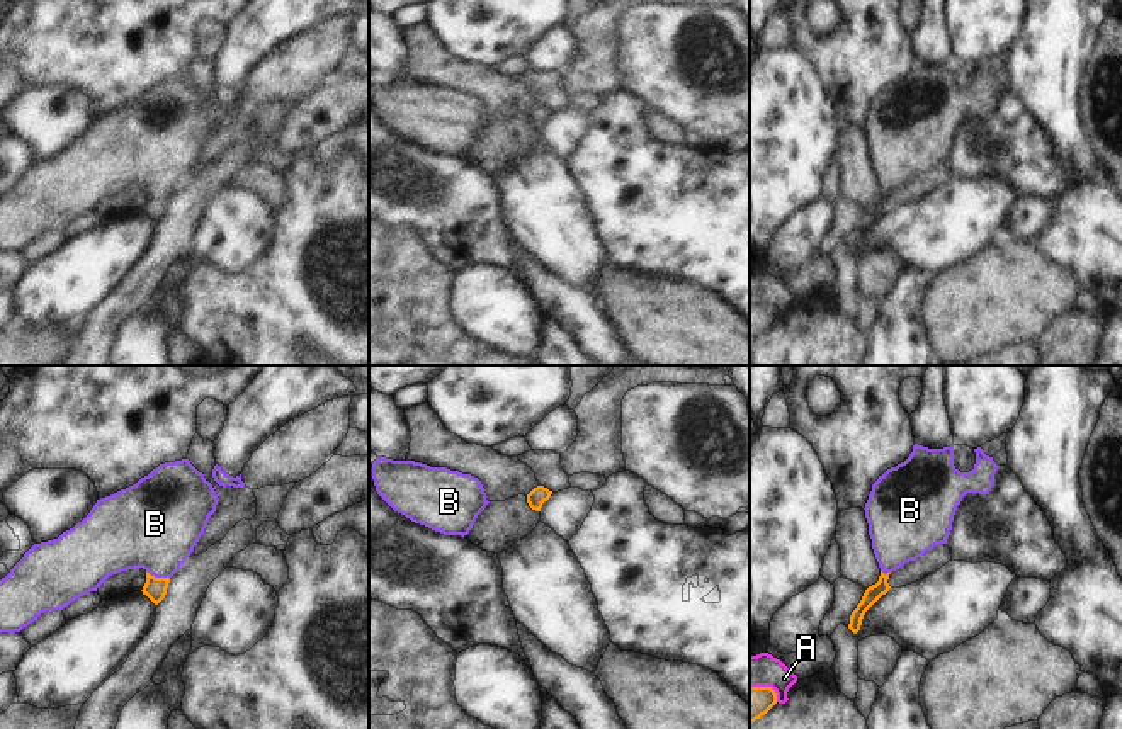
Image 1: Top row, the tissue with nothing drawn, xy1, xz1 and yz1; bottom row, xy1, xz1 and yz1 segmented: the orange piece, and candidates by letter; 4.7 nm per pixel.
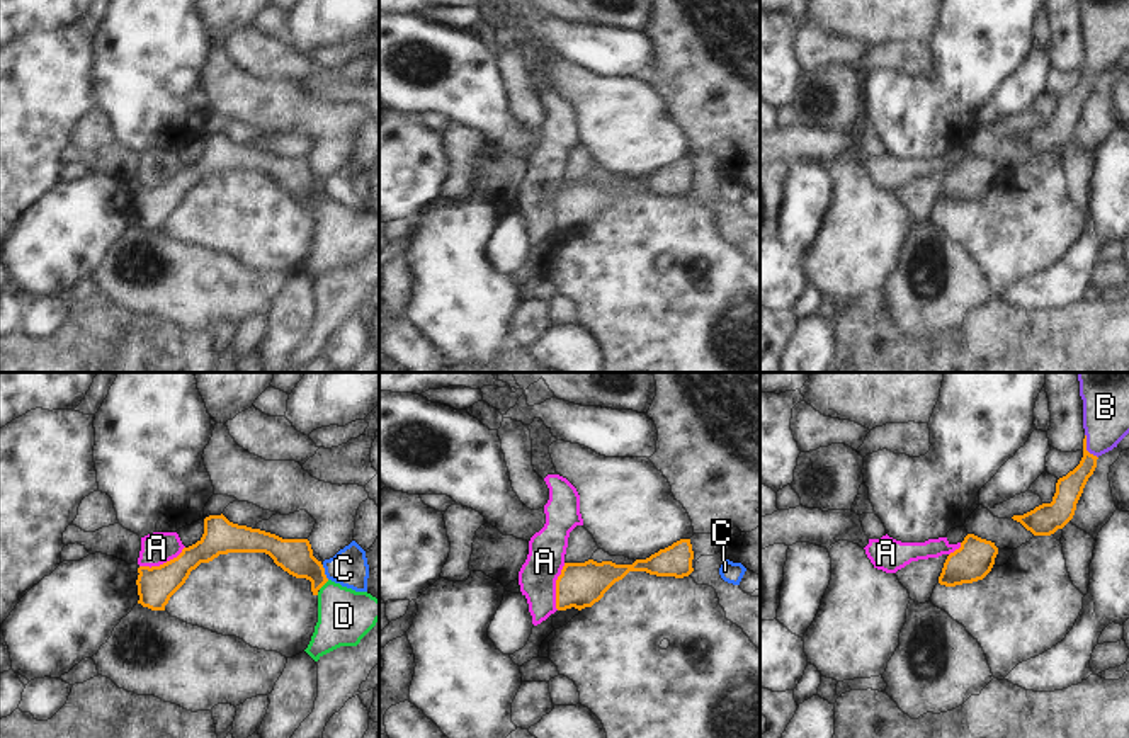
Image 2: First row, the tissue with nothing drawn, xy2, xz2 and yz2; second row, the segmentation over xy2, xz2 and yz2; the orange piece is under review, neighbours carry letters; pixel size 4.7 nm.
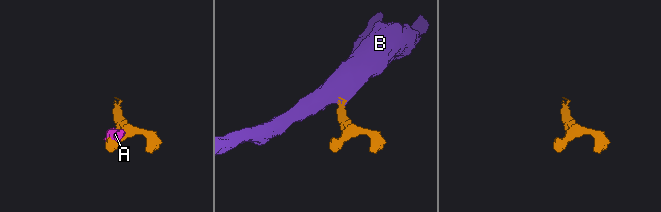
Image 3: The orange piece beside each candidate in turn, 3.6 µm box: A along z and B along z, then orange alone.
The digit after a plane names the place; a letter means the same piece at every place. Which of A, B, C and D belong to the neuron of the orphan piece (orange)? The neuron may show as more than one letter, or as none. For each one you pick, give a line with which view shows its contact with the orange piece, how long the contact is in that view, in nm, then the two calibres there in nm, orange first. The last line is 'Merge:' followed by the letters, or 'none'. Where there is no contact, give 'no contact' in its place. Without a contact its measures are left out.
B: yz2 | 130 nm | 130/220 nm
D: xy2 | 70 nm | 160/260 nm
Merge: B, D

